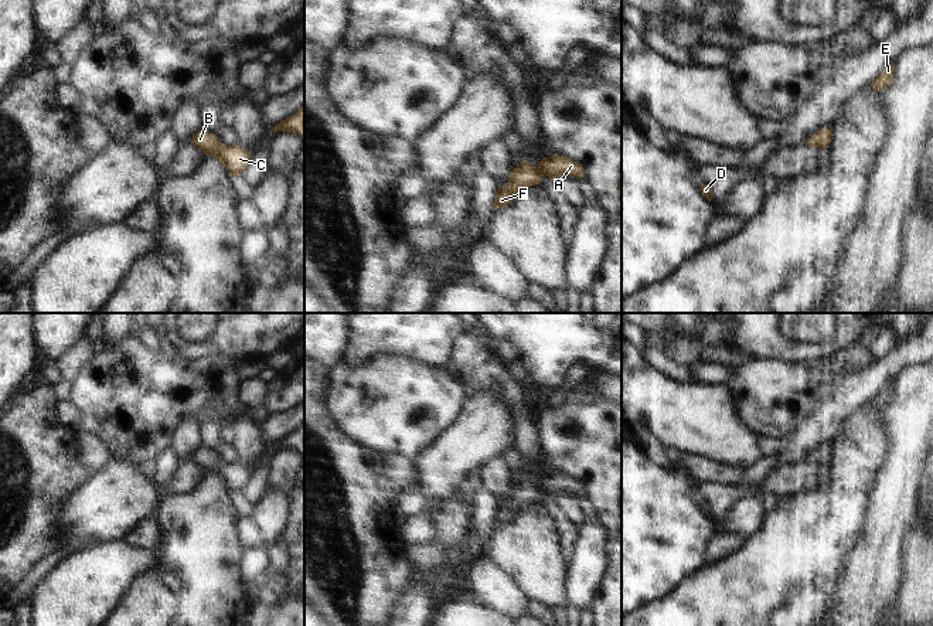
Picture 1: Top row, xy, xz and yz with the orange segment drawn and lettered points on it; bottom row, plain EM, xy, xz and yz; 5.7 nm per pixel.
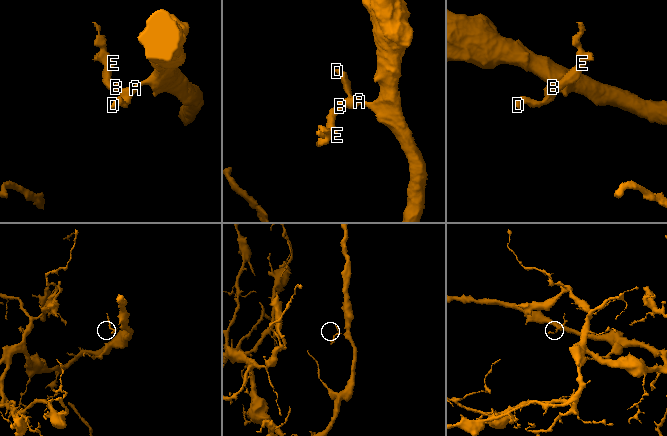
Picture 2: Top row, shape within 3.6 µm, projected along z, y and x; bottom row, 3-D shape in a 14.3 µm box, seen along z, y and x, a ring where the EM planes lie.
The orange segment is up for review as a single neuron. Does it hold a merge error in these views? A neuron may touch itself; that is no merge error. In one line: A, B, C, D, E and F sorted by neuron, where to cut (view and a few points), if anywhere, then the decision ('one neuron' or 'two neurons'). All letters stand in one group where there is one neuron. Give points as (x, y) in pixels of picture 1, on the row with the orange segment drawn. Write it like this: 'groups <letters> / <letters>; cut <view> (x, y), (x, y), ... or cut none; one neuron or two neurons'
groups A B C D E F; cut none; one neuron

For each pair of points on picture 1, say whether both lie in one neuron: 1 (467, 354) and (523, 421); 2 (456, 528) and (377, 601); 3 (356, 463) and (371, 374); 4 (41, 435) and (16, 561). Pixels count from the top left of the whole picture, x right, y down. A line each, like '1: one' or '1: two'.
1: one
2: two
3: two
4: one

